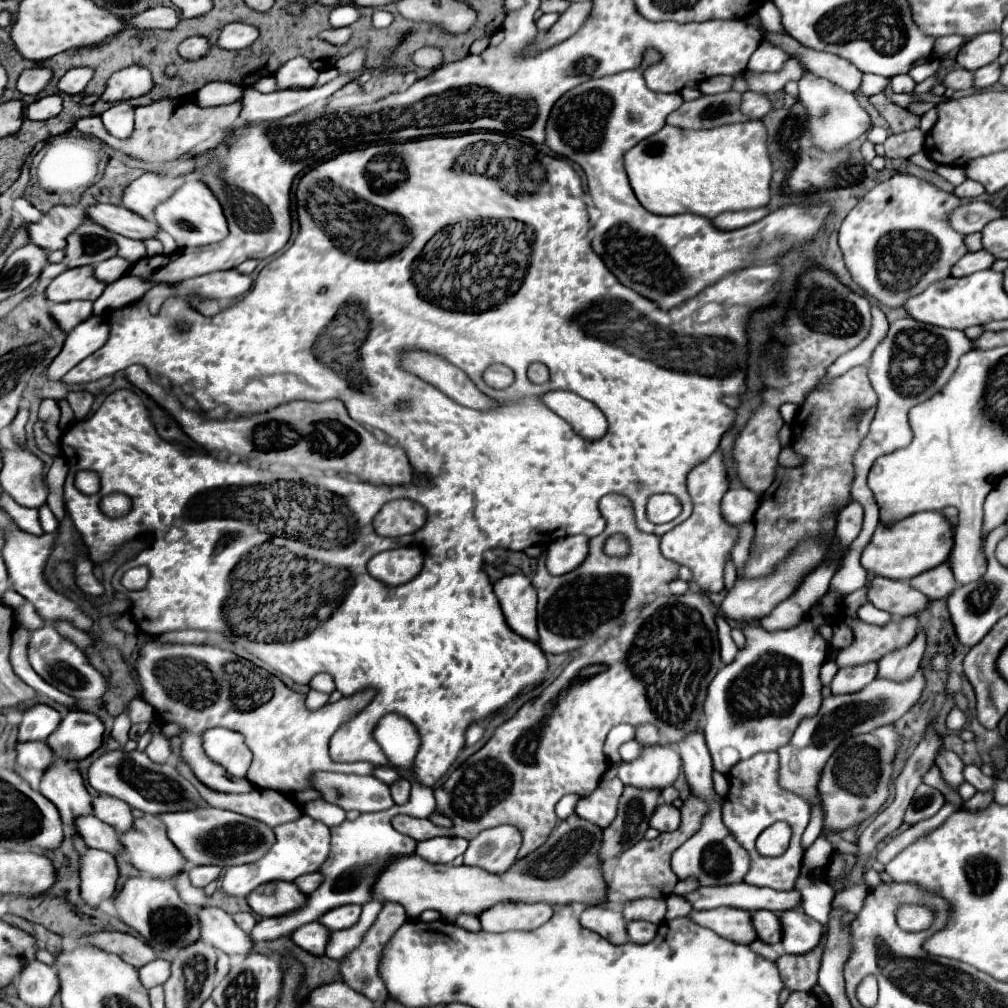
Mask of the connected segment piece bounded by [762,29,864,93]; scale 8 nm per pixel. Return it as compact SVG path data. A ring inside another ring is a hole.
M762 29L764 39L770 39L774 43L780 43L780 47L784 51L788 51L792 57L800 57L802 63L814 71L820 77L828 77L832 83L844 87L850 93L856 93L860 89L862 83L862 71L858 71L854 65L850 65L846 59L840 59L836 55L830 53L818 53L812 49L806 49L802 45L798 45L792 37L788 35L770 35Z

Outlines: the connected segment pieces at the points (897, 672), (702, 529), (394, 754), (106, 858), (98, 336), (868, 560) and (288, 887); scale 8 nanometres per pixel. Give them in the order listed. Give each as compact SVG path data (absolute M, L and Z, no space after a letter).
M918 633L916 639L908 647L888 653L884 659L880 659L876 677L892 679L896 683L904 683L904 681L912 679L912 675L920 667L924 649L926 649L926 637L924 637L924 633Z
M716 449L706 461L698 463L688 473L688 493L694 501L694 511L688 521L680 523L672 531L660 537L660 551L664 557L686 565L694 573L694 581L708 593L720 593L724 589L724 567L730 559L730 553L738 541L740 529L726 523L720 511L720 501L728 491L728 471L724 465L722 451Z
M388 713L374 727L374 739L382 747L390 765L398 769L414 769L414 757L420 747L420 733L404 715Z
M86 847L84 853L80 853L80 879L82 899L90 907L98 907L104 899L112 897L116 891L118 879L116 859L106 851Z
M92 317L76 325L74 331L68 333L58 357L48 367L50 379L62 379L74 365L78 365L82 359L100 349L106 343L108 335L110 327L104 317Z
M922 511L904 521L898 521L894 527L878 527L872 541L862 553L862 565L876 575L908 581L932 567L946 563L954 547L952 523L944 517L942 511Z
M286 881L264 883L254 889L246 899L252 911L262 917L284 915L288 911L296 911L296 907L302 907L306 903L306 895L294 883Z

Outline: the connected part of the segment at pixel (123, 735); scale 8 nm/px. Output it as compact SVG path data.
M124 709L116 719L114 719L114 729L112 729L112 737L124 747L128 741L128 731L130 731L130 717L128 717L128 709Z

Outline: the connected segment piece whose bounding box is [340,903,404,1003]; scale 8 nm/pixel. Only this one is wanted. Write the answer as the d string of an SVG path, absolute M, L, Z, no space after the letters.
M386 903L386 905L382 907L382 911L380 911L376 923L374 923L374 925L370 927L370 931L366 933L362 945L360 945L358 949L354 949L354 951L342 961L340 971L342 971L342 975L344 975L346 985L350 985L352 989L364 993L366 997L370 997L370 999L376 1001L376 1003L384 1003L384 1001L386 1001L386 995L388 995L386 985L384 985L384 981L382 981L382 977L380 977L380 971L378 971L380 959L382 959L382 951L384 951L384 947L388 945L388 941L392 939L392 935L394 935L402 925L404 925L404 907L400 907L398 903Z

